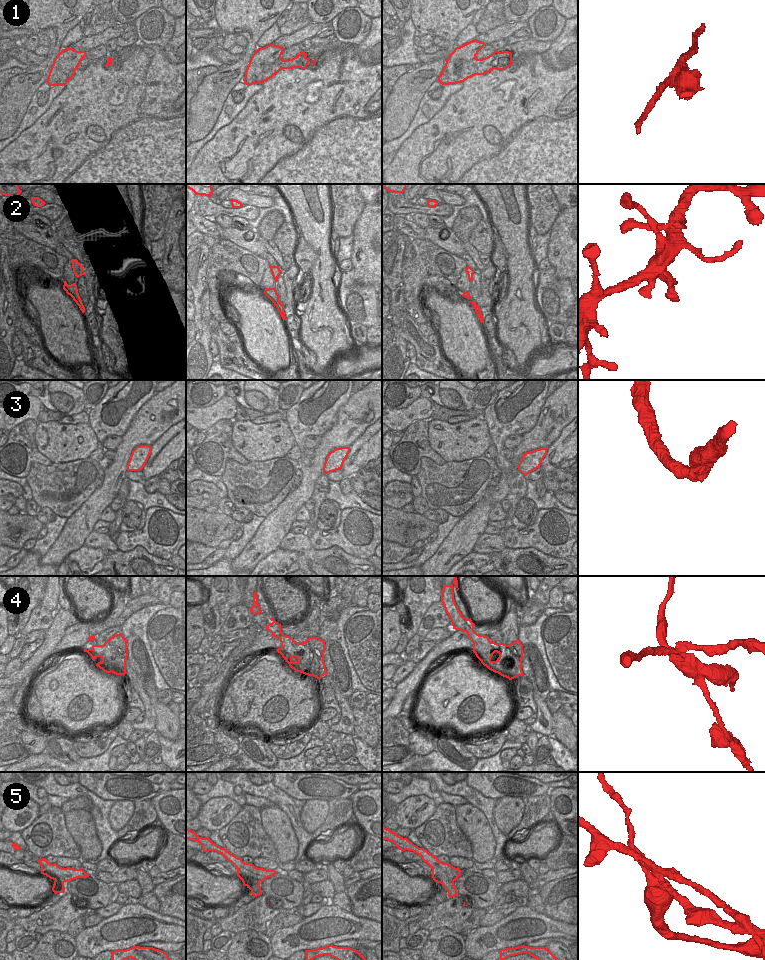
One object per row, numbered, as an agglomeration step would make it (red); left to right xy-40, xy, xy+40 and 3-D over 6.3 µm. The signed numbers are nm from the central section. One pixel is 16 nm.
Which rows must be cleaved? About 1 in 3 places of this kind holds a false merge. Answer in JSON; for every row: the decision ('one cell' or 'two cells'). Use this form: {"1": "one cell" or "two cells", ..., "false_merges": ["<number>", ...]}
{"1": "two cells", "2": "one cell", "3": "one cell", "4": "two cells", "5": "two cells", "false_merges": ["1", "4", "5"]}

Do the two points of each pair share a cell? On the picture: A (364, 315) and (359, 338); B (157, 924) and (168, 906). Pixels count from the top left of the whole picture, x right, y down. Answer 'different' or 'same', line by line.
A: different
B: different

